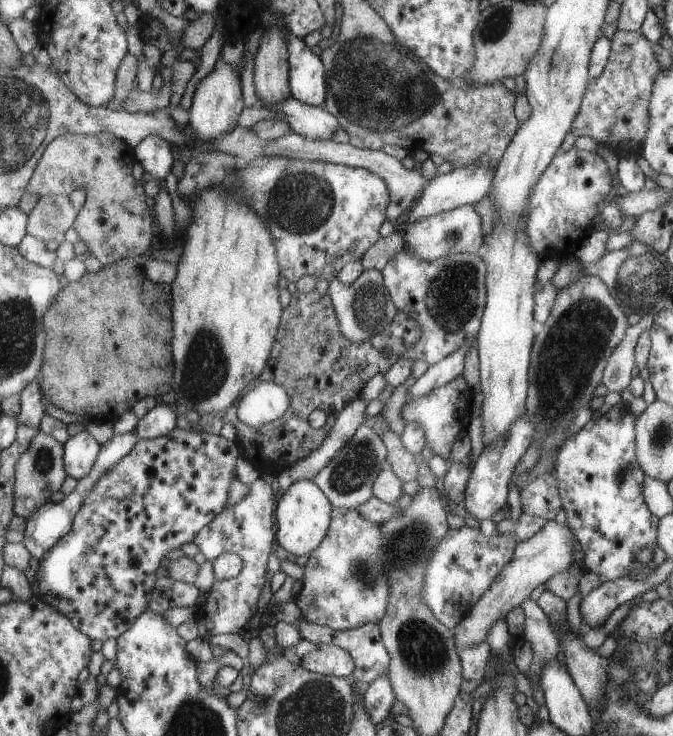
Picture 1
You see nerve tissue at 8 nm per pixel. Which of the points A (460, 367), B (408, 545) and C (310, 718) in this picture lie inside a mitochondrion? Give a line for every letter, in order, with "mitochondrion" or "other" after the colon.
A: other
B: mitochondrion
C: mitochondrion

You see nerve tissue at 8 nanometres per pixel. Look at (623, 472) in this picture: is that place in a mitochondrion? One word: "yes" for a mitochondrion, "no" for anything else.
yes

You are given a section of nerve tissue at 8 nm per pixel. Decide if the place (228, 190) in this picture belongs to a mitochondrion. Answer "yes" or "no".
no

